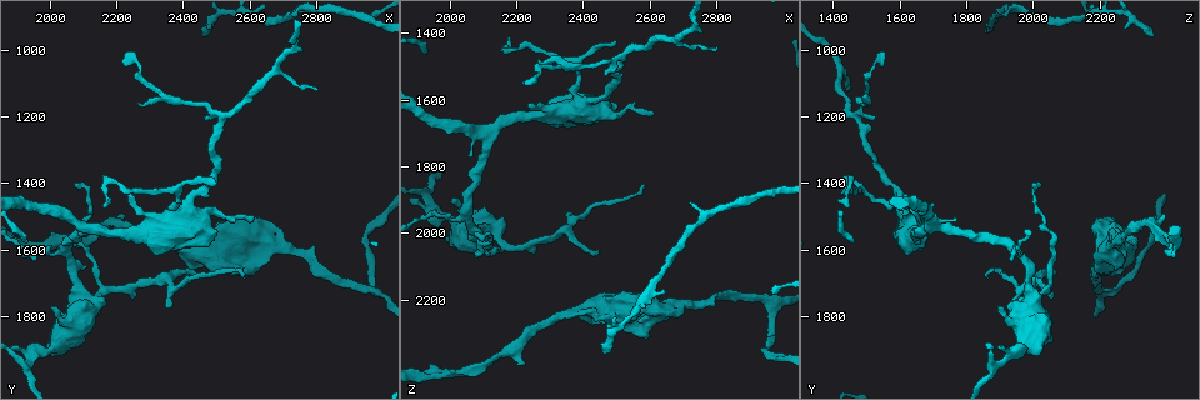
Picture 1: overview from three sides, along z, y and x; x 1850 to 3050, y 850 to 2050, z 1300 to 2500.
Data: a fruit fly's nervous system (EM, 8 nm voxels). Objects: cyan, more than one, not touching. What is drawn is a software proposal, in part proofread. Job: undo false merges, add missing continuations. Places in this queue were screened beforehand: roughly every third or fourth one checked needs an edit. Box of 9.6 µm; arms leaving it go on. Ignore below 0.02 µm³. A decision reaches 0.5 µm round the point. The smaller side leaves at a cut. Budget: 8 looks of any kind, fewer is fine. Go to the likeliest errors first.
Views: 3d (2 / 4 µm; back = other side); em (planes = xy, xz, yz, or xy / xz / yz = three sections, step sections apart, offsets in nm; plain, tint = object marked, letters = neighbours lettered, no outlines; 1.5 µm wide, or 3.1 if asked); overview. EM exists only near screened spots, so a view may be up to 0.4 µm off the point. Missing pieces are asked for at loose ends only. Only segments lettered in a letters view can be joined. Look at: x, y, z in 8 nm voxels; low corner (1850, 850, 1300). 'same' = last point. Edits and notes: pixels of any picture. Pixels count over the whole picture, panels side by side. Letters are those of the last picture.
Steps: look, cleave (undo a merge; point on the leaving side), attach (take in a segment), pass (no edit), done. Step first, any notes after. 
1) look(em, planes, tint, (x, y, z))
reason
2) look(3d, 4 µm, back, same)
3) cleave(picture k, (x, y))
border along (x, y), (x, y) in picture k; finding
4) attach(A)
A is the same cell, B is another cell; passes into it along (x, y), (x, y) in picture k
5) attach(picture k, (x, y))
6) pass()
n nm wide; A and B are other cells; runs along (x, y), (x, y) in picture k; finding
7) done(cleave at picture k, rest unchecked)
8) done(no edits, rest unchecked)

look(3d, 2 µm, (2180, 1460, 1420))
tapers out

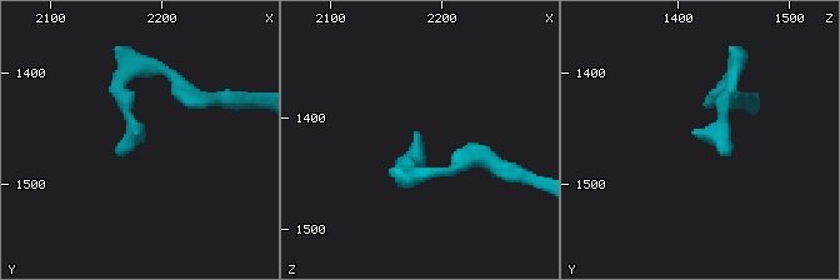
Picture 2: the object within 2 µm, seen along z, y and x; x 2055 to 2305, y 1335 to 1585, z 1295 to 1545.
look(em, xz, step 8, letters, (2176, 1458, 1416))

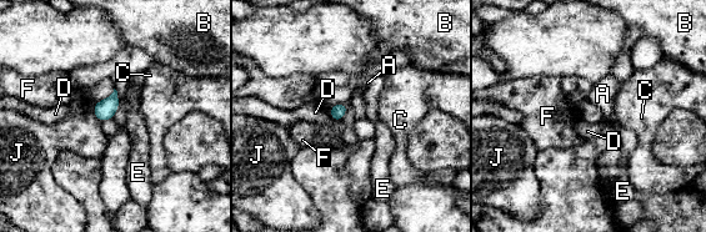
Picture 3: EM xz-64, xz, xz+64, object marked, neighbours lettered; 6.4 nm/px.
pass()
A, B, C, D, E, F and J are other cells; border along (95, 102), (94, 115), (101, 121) in picture 3; no lettered segment goes on from it

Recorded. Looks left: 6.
look(3d, 4 µm, (2470, 1200, 1530))
tapers out

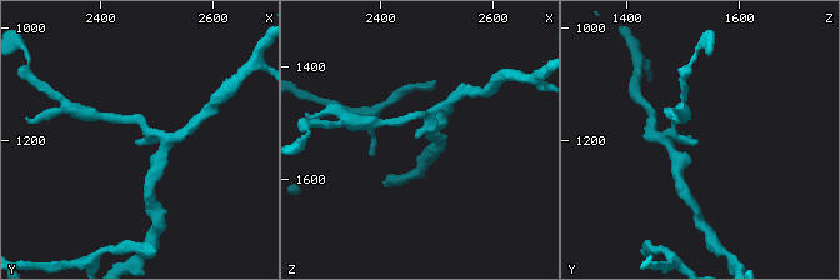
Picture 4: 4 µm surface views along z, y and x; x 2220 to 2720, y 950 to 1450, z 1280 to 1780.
look(em, xy, step 4, tint, (2470, 1200, 1525))
arms of 170, 190 nm; shape alone is not enough

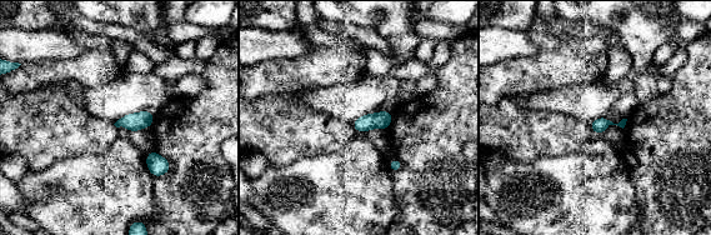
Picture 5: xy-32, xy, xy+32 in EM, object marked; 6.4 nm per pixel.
look(em, planes, letters, same)

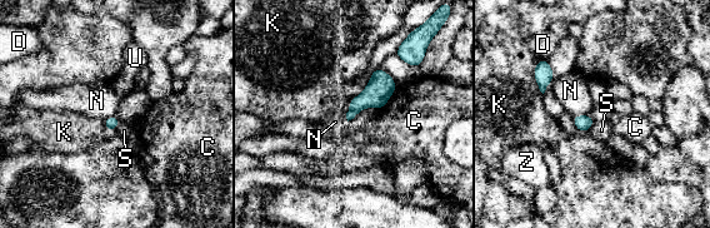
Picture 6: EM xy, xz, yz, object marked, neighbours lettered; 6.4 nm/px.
pass()
C, D, K, N, S, U and Z are other cells; border along (353, 98), (346, 113), (346, 120) in picture 6; none of them fits

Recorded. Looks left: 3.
look(em, yz, step 4, letters, (2200, 1490, 2400))
free end

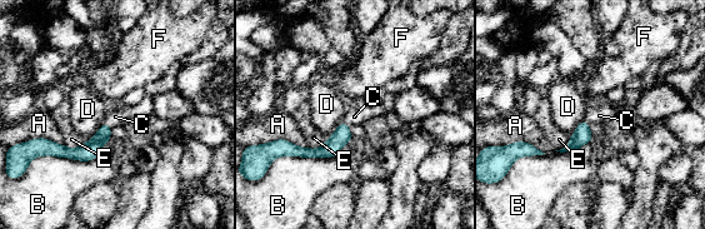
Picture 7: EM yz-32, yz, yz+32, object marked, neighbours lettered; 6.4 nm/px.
attach(C)
C is the same cell, A, B, D, E and F are other cells; passes into it along (89, 150), (109, 125), (115, 117) in picture 7; the neuron continues

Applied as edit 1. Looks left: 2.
done(attach at picture 7, rest unchecked)

